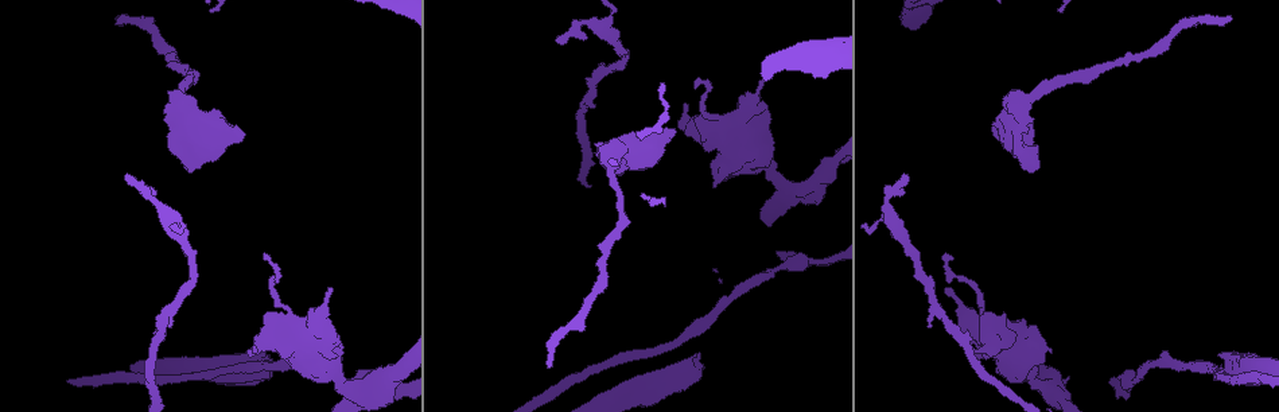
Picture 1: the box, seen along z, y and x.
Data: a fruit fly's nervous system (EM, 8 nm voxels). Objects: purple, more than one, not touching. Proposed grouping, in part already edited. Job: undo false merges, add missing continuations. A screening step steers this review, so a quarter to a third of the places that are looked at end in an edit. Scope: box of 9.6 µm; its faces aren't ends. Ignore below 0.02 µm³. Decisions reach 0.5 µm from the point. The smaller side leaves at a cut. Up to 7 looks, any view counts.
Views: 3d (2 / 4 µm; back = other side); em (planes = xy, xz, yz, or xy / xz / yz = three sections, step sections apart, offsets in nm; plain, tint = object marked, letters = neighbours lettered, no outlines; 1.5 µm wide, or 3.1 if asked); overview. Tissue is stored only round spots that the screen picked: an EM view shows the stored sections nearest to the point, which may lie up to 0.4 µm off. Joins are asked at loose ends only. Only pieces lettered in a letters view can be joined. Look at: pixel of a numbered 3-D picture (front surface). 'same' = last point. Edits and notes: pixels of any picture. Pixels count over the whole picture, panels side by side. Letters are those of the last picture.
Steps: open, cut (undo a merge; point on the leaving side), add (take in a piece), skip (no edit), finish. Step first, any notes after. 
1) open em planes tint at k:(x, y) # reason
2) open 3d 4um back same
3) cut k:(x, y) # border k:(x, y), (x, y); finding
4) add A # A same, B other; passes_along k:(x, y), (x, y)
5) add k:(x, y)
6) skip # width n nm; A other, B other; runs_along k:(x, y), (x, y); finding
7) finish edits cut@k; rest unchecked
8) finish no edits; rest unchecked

open 3d 4um at 1:(243, 133) # free end

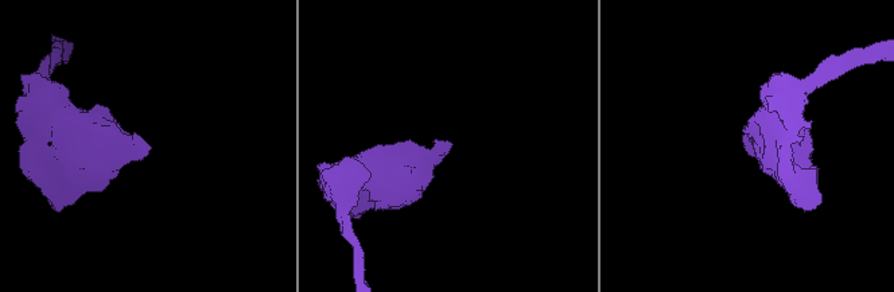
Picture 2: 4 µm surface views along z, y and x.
open em xy step 8 tint at 2:(747, 144) # need the tissue

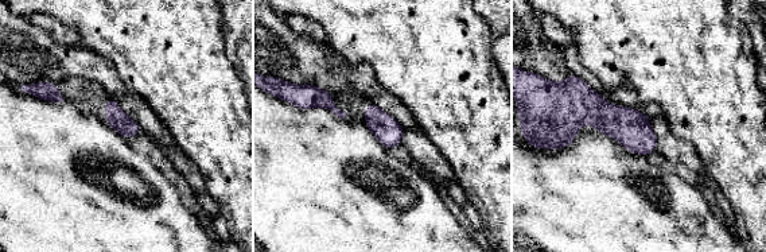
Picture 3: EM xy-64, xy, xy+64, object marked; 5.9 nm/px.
open em planes letters same

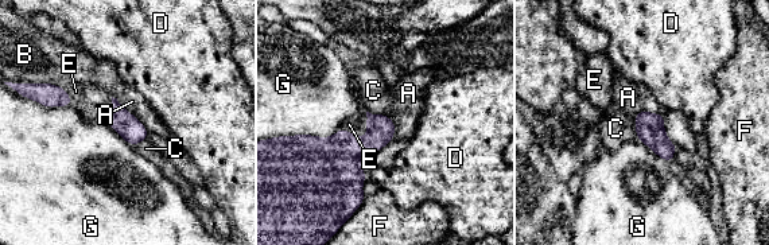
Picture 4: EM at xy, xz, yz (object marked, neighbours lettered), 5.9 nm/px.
add E # longest_contact G 320 nm; A other, B other, C other, D other, E same, F other, G other; it goes on there

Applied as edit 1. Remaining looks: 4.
open overview

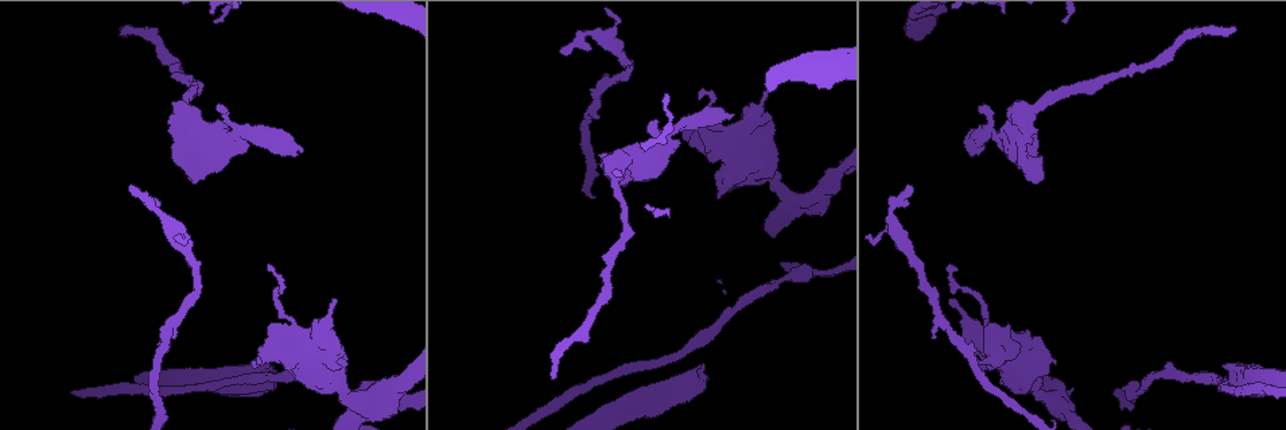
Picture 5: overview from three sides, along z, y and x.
open em planes letters at 5:(259, 357) # branch stops here

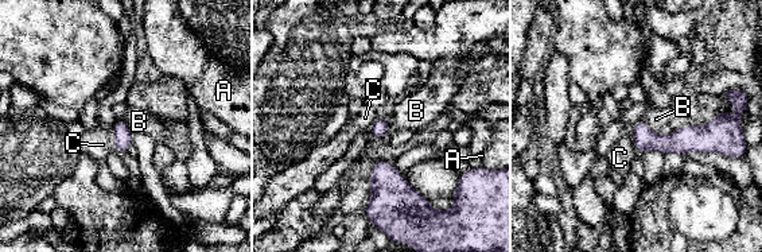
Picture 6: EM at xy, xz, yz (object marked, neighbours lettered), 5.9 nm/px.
skip # A other, B other, C other; border 6:(388, 119), (388, 131), (370, 138); none of them fits

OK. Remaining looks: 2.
open em xy step 4 tint at 5:(1233, 27)

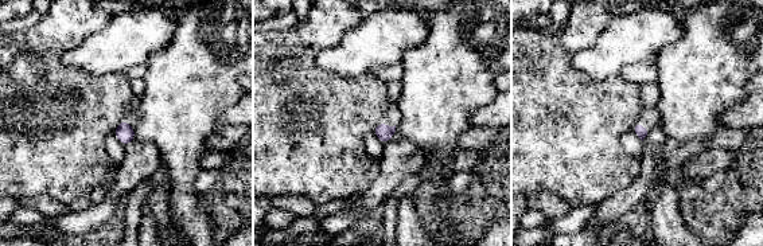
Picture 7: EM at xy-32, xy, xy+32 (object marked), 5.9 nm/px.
open em planes letters same # another direction

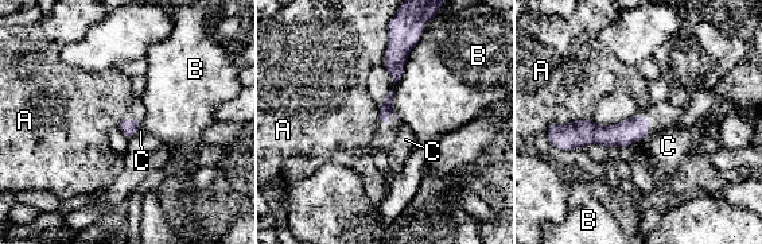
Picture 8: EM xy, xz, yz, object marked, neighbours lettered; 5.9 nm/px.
skip # A other, B other, C other; none of them fits

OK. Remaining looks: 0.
finish edits add@4; rest unchecked

